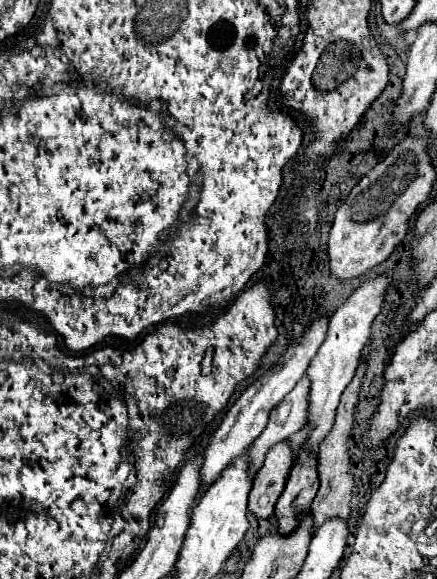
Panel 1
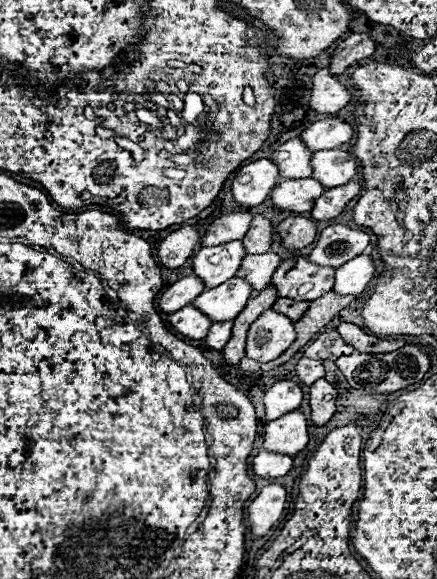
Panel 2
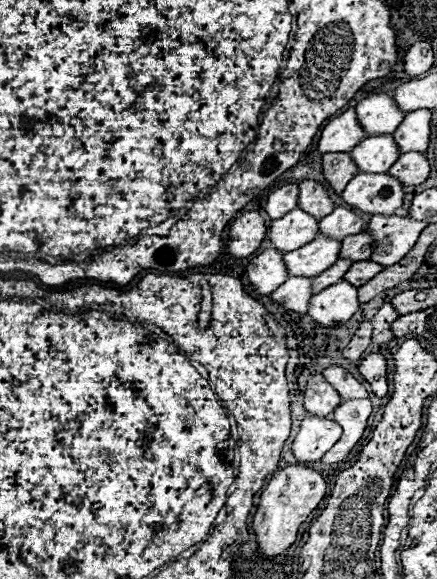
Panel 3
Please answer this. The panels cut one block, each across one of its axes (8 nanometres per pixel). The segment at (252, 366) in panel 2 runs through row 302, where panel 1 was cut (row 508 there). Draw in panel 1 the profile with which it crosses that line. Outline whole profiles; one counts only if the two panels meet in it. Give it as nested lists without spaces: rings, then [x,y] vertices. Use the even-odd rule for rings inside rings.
[[[364,348],[362,352],[362,362],[356,370],[356,376],[352,378],[352,382],[348,384],[348,388],[344,390],[340,404],[338,404],[338,412],[336,412],[336,422],[334,428],[330,430],[330,434],[326,436],[326,440],[320,444],[320,452],[318,452],[318,480],[320,480],[320,490],[312,502],[312,520],[314,520],[314,532],[330,518],[342,518],[346,520],[350,514],[350,496],[354,490],[354,476],[350,472],[350,454],[348,454],[348,438],[352,432],[352,422],[354,422],[354,408],[358,404],[358,390],[362,384],[362,376],[364,376],[364,356],[368,354],[368,348]]]

